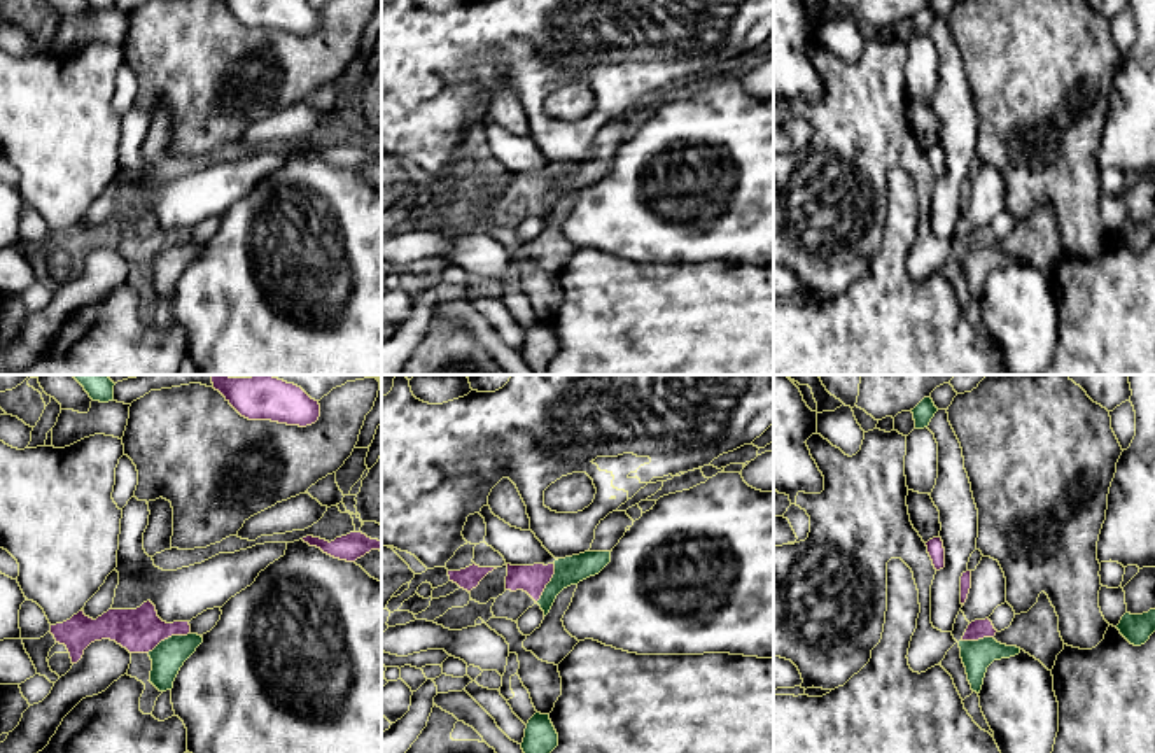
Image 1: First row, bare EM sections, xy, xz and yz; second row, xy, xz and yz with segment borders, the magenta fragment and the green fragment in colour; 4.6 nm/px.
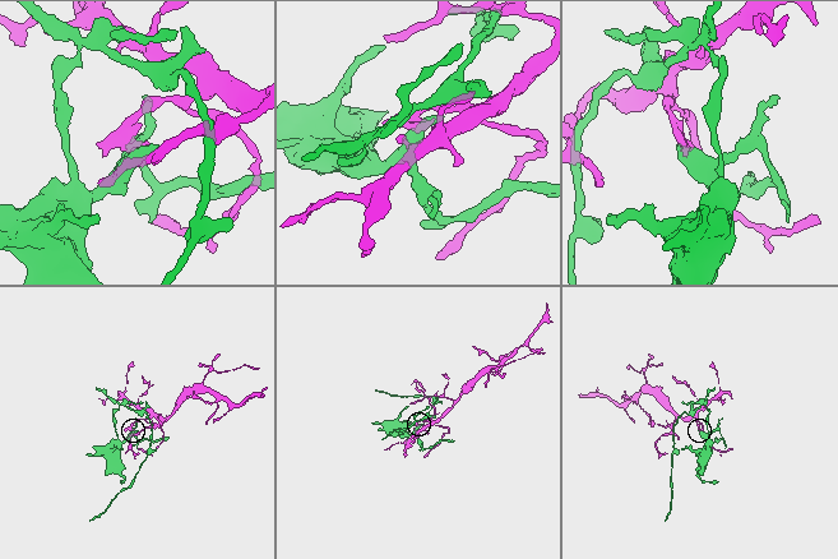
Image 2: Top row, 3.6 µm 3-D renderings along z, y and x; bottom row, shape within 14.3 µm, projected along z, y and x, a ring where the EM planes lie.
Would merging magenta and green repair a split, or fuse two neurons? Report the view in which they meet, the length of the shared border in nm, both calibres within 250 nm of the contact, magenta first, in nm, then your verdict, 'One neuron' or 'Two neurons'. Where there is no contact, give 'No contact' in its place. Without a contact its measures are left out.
Touches magenta in xy. Shared border 220 nm. Thickness 200 nm (magenta) against 150 nm. Two neurons

